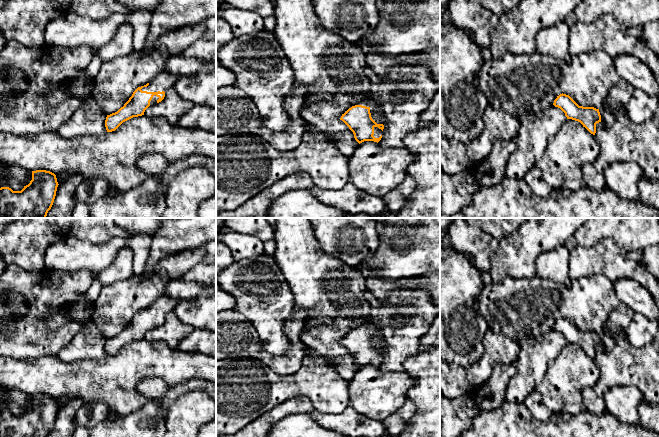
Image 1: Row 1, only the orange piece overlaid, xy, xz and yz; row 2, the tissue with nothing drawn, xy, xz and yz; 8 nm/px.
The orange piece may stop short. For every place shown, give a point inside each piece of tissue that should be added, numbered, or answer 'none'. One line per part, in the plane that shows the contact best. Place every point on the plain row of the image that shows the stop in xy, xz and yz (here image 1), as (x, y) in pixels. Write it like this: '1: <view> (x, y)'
1: xy (162, 306)

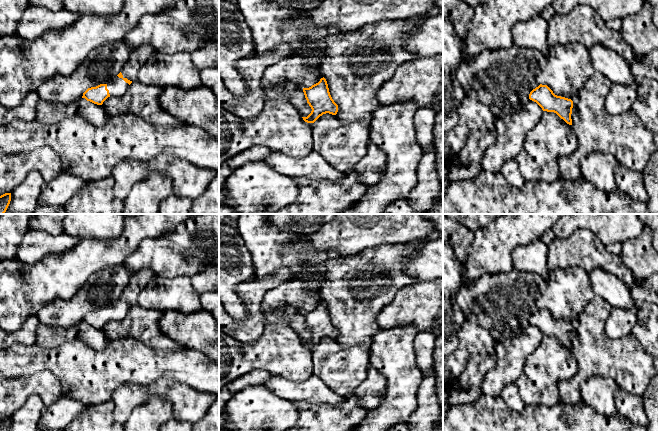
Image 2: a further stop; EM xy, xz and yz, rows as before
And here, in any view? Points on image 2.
1: xy (138, 281)

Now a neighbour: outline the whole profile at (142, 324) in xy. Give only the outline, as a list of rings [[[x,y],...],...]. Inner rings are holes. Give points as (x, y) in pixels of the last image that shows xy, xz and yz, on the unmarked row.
[[[136,304],[123,319],[108,321],[102,330],[108,340],[130,337],[148,348],[178,350],[182,347],[160,331],[163,313]]]

